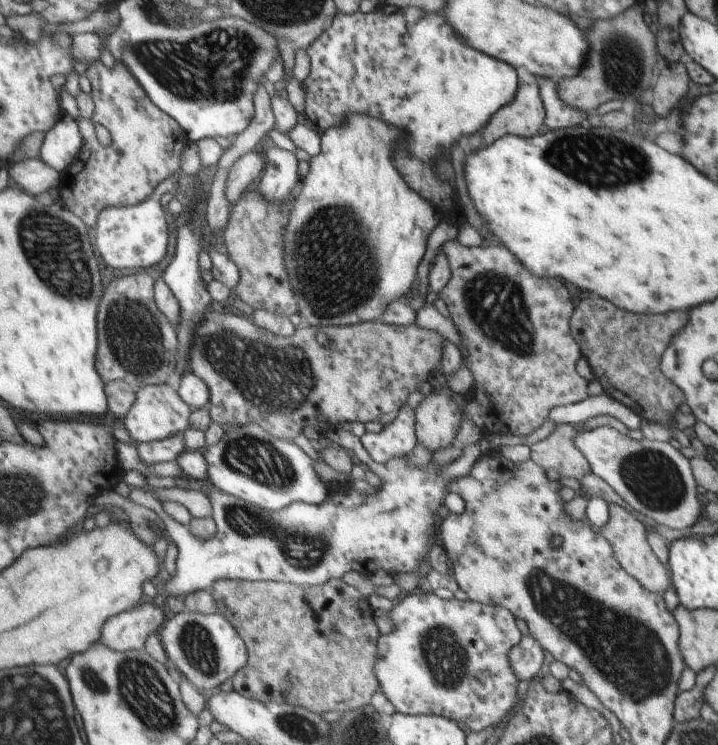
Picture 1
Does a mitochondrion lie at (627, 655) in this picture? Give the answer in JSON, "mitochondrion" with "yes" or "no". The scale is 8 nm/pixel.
{"mitochondrion":"yes"}

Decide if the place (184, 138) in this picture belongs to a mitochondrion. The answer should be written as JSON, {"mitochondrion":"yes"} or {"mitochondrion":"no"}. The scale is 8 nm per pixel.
{"mitochondrion":"no"}

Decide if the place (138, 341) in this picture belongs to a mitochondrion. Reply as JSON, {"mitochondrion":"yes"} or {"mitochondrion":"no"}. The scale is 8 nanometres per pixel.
{"mitochondrion":"yes"}

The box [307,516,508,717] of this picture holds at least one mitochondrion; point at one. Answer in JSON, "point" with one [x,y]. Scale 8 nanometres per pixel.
{"point":[444,655]}

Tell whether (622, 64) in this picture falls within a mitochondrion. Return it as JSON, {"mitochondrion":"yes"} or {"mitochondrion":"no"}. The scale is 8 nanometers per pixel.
{"mitochondrion":"yes"}

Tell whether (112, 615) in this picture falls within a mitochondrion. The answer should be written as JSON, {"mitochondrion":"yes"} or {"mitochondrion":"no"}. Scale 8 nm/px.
{"mitochondrion":"no"}

